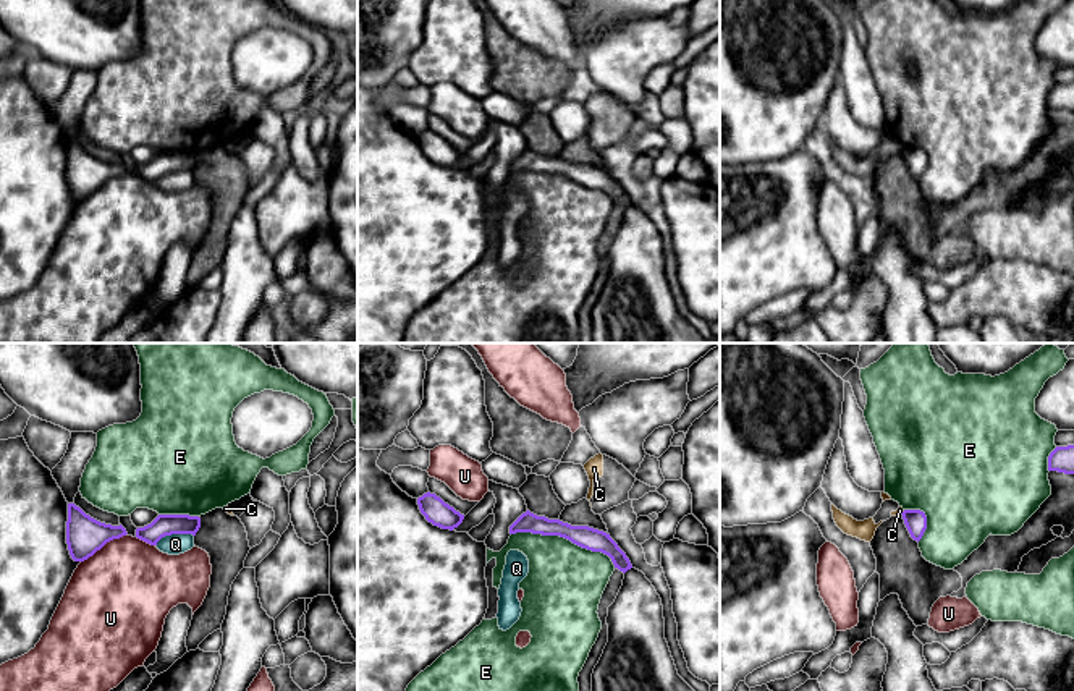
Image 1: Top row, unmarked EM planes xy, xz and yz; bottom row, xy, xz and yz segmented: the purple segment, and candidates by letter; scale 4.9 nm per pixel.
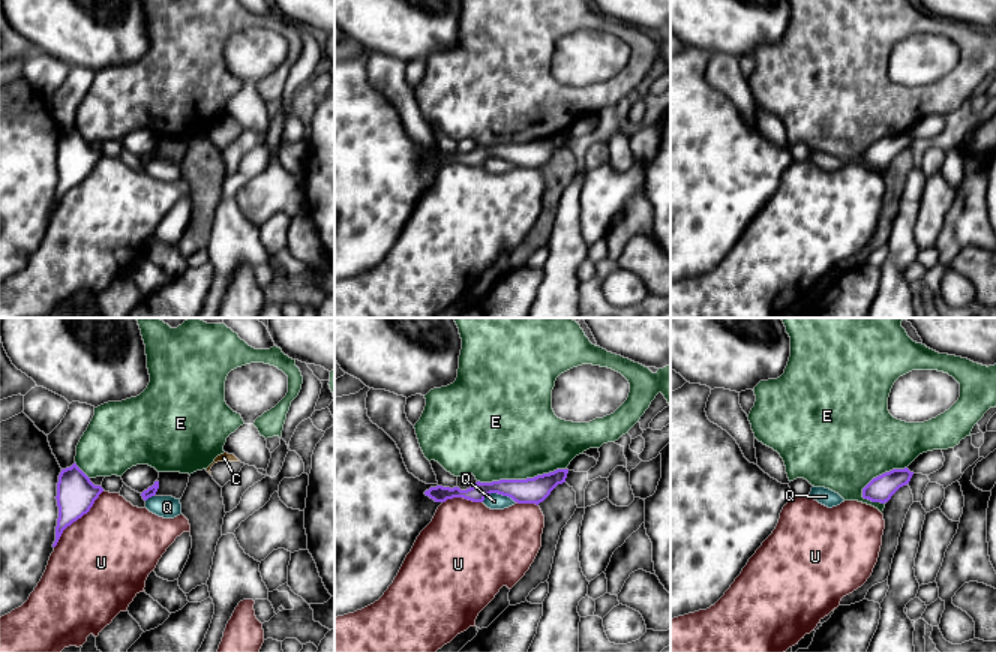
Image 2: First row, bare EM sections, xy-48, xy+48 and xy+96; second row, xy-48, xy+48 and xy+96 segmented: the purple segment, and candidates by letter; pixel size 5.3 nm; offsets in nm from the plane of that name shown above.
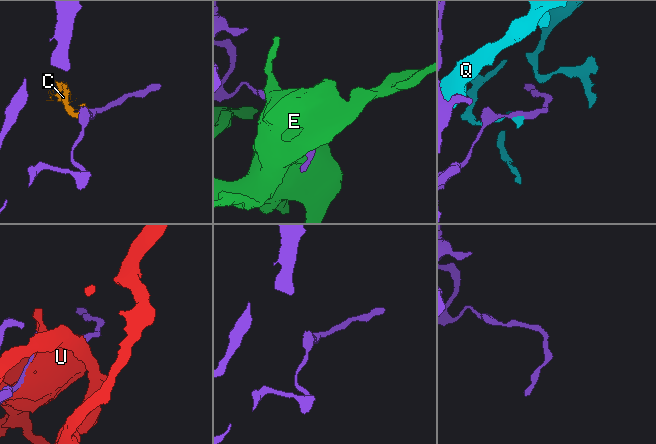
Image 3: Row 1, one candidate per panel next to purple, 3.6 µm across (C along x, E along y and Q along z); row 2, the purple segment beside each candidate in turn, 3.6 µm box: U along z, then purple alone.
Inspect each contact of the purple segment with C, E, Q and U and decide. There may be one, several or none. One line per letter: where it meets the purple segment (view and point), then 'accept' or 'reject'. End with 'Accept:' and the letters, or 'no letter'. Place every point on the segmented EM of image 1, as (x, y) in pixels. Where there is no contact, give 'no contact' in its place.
C: yz (903, 512) | reject
E: xz (565, 538) | reject
Q: xy (173, 533) | reject
U: xy (104, 544) | reject
Accept: no letter

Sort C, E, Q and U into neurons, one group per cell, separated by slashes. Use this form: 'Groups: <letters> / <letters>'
Groups: C / E / Q / U

